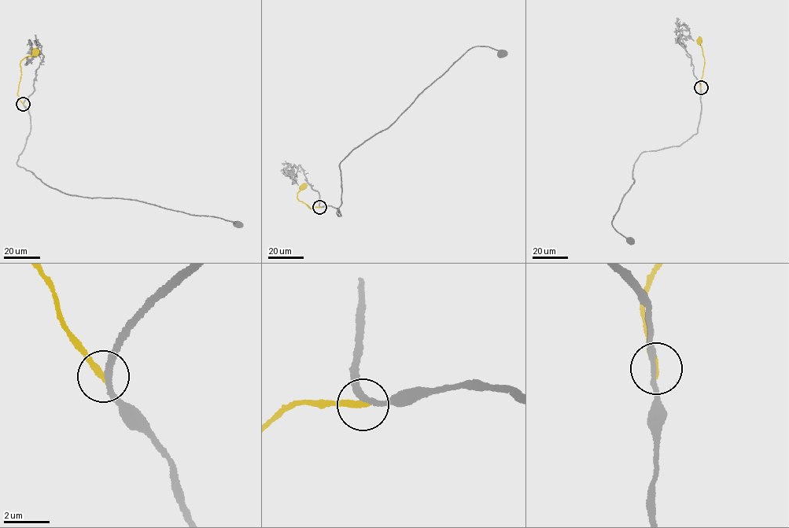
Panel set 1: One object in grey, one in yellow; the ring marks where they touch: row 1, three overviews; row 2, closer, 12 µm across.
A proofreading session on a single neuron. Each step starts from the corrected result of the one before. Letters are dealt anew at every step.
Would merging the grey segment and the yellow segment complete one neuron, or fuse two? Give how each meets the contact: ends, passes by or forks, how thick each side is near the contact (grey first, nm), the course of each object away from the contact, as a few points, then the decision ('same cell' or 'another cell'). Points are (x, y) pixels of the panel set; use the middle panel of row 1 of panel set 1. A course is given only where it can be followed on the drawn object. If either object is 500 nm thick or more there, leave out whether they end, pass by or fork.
grey passes by | yellow ends | 220/280 nm | grey via (319, 207), (333, 207), (341, 216), (340, 163), (387, 129), (470, 49), (487, 46), (500, 53) | yellow via (319, 207), (311, 209), (298, 200), (297, 193), (305, 184) | another cell

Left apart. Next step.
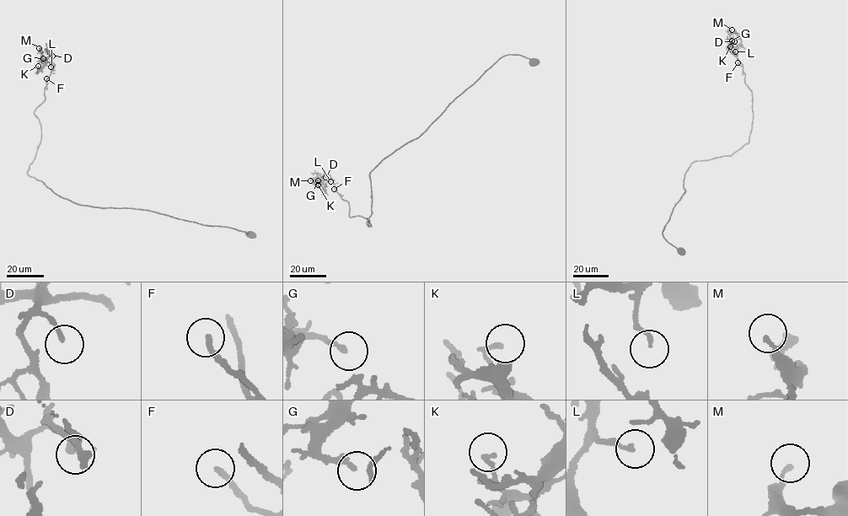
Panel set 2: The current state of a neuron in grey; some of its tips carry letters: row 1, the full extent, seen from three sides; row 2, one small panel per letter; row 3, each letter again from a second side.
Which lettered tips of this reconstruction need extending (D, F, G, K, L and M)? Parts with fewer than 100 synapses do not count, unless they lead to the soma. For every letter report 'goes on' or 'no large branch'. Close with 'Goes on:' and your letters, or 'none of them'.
D: no large branch
F: goes on
G: no large branch
K: no large branch
L: no large branch
M: no large branch
Goes on: F

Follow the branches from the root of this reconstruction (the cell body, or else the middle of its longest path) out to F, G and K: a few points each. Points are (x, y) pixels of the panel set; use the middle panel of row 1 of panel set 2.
F: (533, 61), (500, 57), (371, 171), (370, 226), (349, 216), (334, 189)
G: (533, 61), (500, 57), (371, 171), (370, 226), (349, 216), (330, 176), (318, 180)
K: (533, 61), (500, 57), (371, 171), (370, 226), (349, 216), (330, 176), (318, 185)

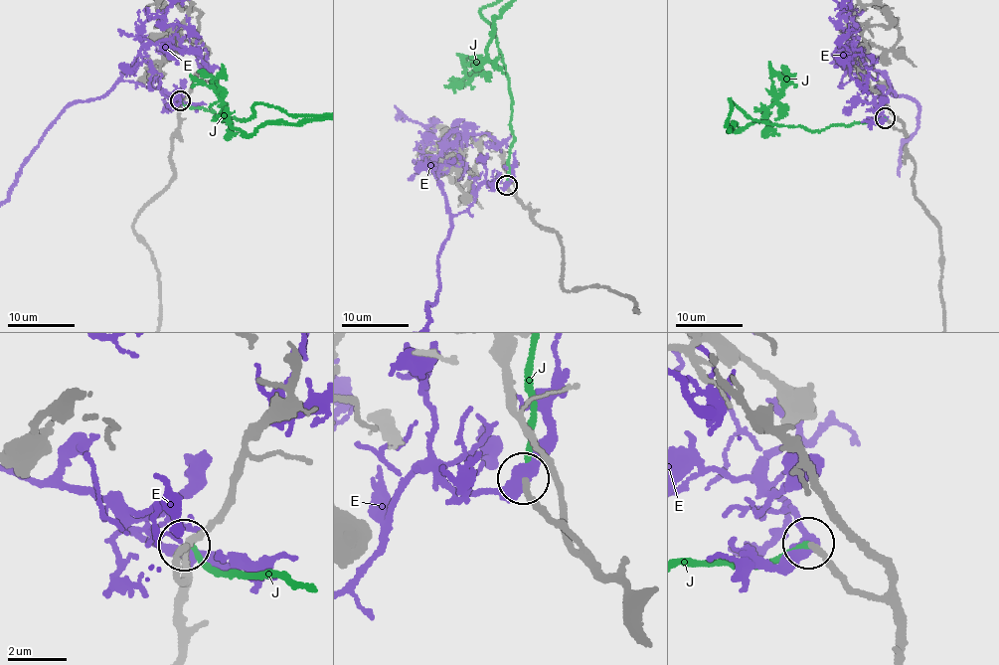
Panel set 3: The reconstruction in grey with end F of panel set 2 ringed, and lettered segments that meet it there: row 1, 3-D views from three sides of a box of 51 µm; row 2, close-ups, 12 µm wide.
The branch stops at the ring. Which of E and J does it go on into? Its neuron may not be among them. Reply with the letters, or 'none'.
none

